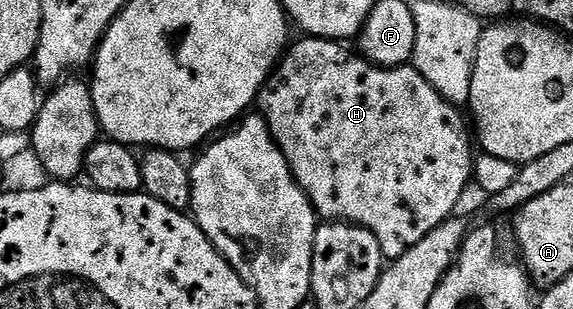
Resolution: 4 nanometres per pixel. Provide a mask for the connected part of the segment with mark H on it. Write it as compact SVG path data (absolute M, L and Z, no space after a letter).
M300 37L304 39L300 39L291 44L284 52L284 58L280 60L279 63L276 64L275 71L269 75L268 80L264 82L264 87L260 90L258 96L258 111L259 114L263 115L264 120L266 121L266 125L270 129L270 133L274 137L274 141L278 145L278 149L282 149L282 153L286 157L286 161L290 165L290 169L292 170L292 176L296 178L298 181L298 185L304 190L306 193L306 197L312 202L312 208L315 209L317 216L321 220L324 221L339 221L341 223L352 223L356 227L364 227L370 233L374 233L374 237L378 237L378 245L382 249L382 253L384 254L385 260L391 261L397 259L398 257L402 257L406 253L406 249L414 249L414 245L418 245L418 241L422 241L422 237L426 237L426 233L430 233L433 231L435 227L441 227L443 223L446 222L447 219L453 218L456 206L460 203L460 198L464 195L464 190L467 189L468 183L473 182L474 179L474 139L470 134L469 124L466 122L464 124L464 119L460 116L461 108L457 106L455 103L447 103L444 98L441 97L439 93L434 89L434 85L430 85L430 81L426 81L426 77L422 77L415 69L415 67L411 65L405 65L403 67L378 67L374 63L369 63L367 59L361 57L359 54L353 53L351 55L350 52L347 51L345 44L340 41L333 41L330 39L321 39L319 37Z

